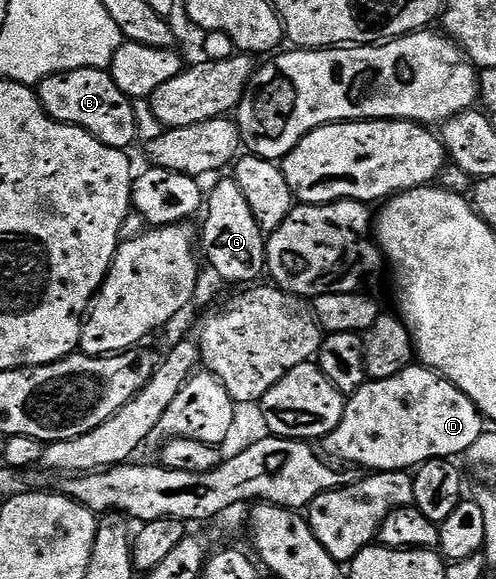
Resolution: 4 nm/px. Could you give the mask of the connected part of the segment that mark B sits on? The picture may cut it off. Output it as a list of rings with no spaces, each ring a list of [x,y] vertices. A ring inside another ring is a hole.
[[[72,69],[66,73],[56,73],[44,77],[41,84],[36,86],[35,92],[47,115],[51,115],[56,121],[83,127],[83,131],[95,135],[95,139],[107,143],[107,147],[129,151],[137,141],[137,113],[133,110],[134,98],[123,95],[113,76],[104,69]]]

